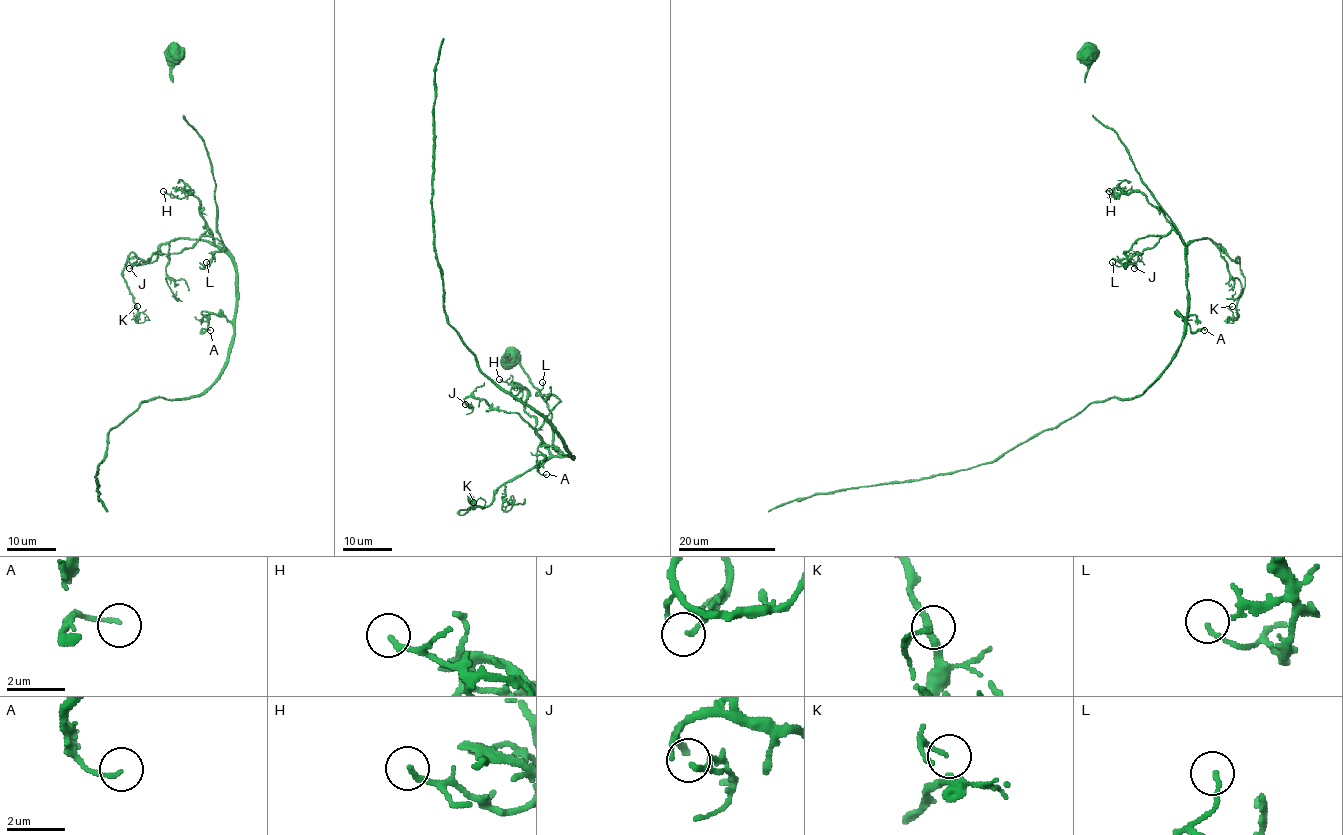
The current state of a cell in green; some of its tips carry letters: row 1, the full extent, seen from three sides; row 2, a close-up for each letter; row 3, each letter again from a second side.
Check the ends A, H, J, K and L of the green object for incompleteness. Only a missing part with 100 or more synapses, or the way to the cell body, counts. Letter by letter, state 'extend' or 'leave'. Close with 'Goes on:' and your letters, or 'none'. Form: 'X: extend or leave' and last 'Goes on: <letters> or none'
A: leave
H: leave
J: leave
K: leave
L: leave
Goes on: none

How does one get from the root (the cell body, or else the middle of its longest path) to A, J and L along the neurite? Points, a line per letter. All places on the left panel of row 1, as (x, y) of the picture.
A: (174, 52), (171, 80), (206, 147), (216, 229), (235, 272), (235, 317), (202, 312), (200, 331), (210, 330)
J: (174, 52), (171, 80), (211, 162), (222, 245), (207, 230), (145, 263), (132, 264), (132, 252), (129, 268)
L: (174, 52), (171, 80), (215, 181), (222, 245), (209, 230), (201, 235), (223, 248), (206, 262)

